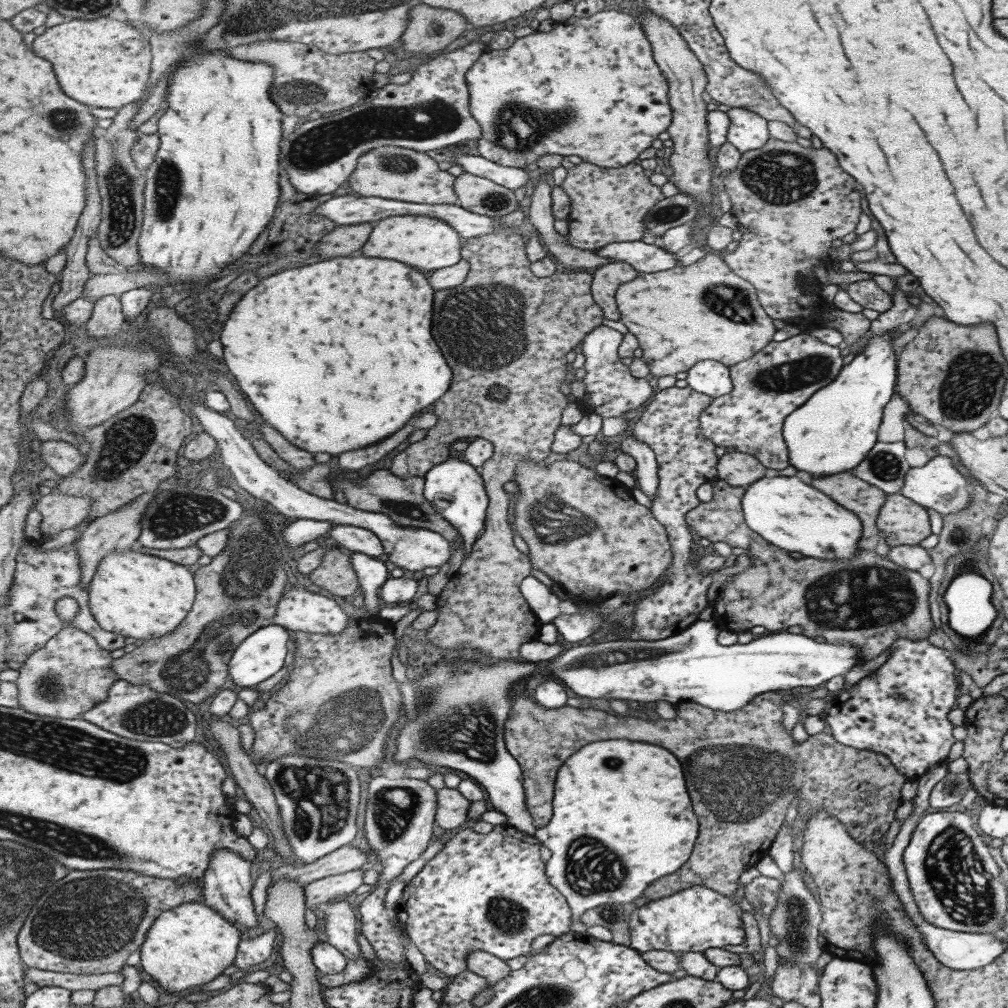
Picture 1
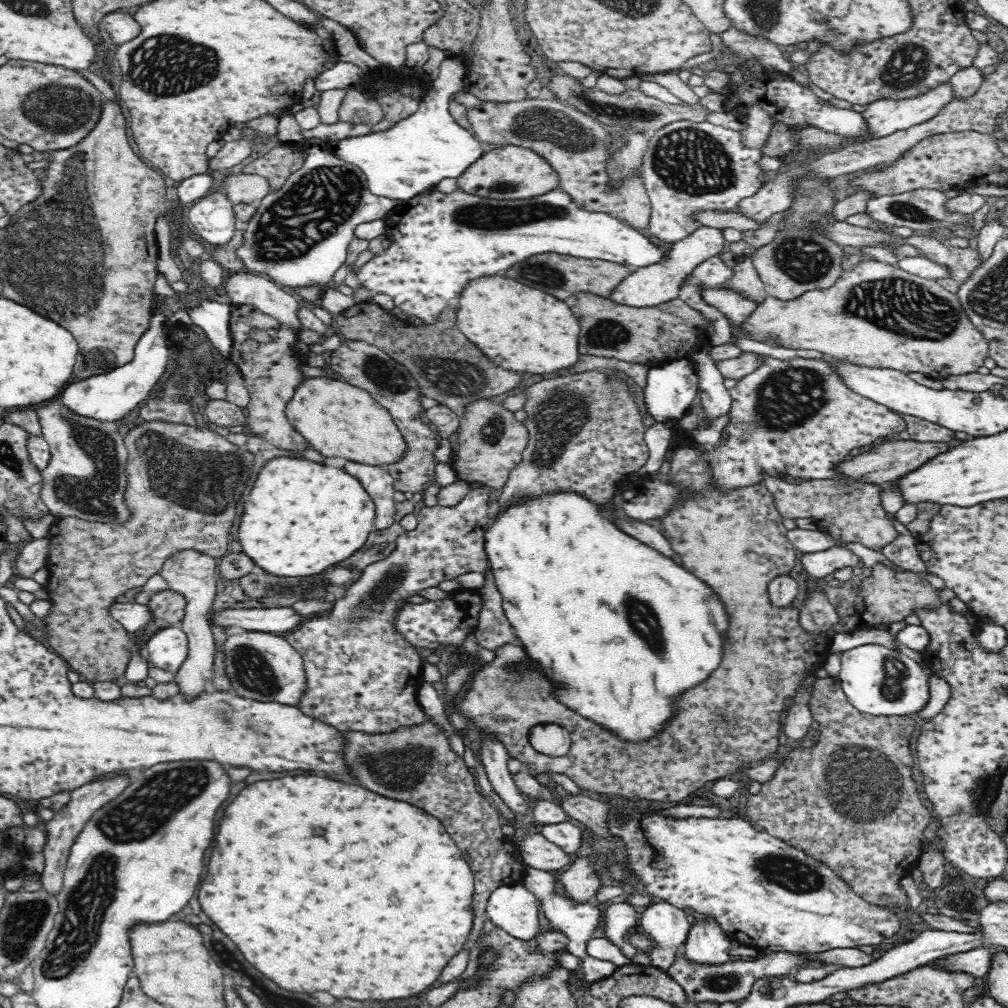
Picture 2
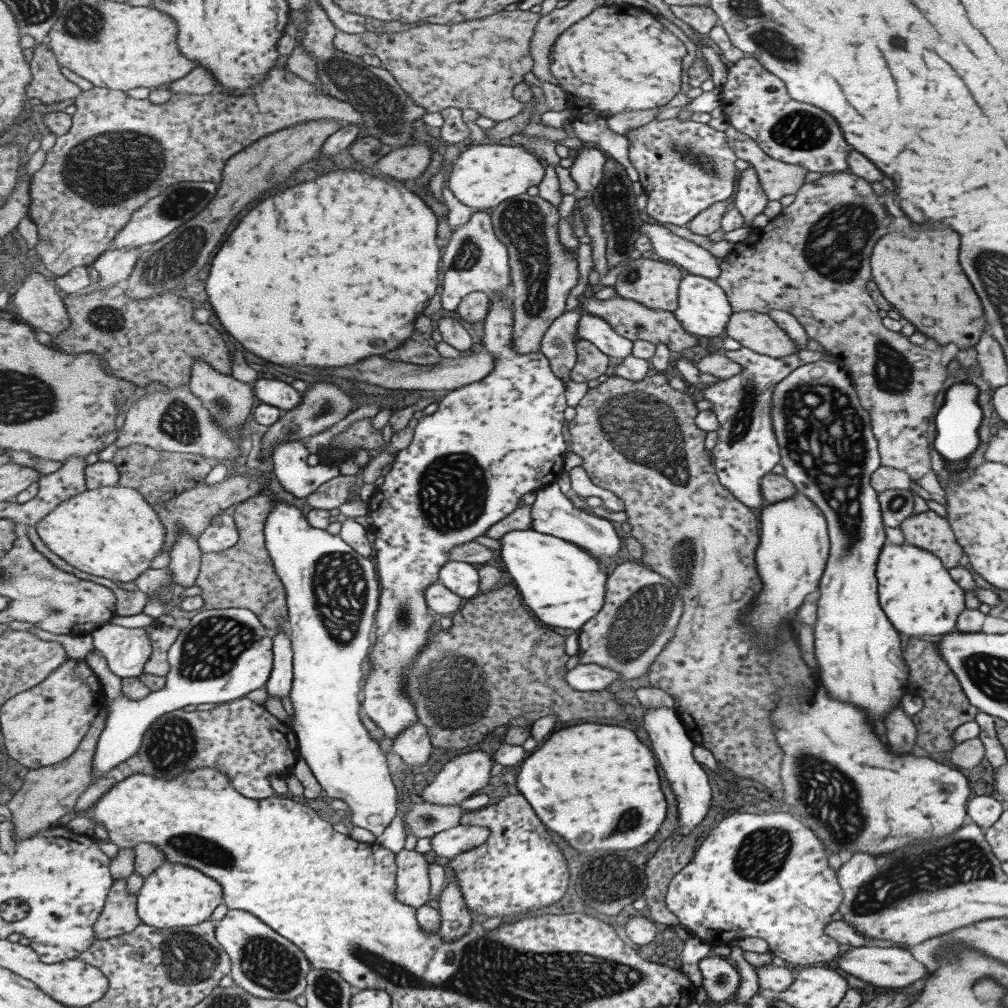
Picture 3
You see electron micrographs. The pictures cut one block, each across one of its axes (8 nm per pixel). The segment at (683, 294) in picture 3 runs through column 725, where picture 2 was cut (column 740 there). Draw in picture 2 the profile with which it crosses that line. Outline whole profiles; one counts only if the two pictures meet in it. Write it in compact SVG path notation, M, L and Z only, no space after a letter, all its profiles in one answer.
M710 288L710 290L702 290L700 294L706 302L708 308L716 308L720 310L734 326L734 330L738 330L738 326L754 312L754 308L758 304L744 300L740 294L732 292L732 290L718 290L718 288Z

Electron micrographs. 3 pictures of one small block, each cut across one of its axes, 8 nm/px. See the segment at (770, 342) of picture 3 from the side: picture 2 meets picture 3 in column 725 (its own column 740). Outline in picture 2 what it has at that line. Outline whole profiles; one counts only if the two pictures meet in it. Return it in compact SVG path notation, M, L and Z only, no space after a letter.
M866 260L858 264L854 270L842 272L840 280L836 280L832 288L806 292L790 302L768 296L738 326L738 330L734 330L734 334L736 338L738 336L748 338L772 348L818 350L828 358L858 368L890 368L904 374L922 372L928 378L934 376L940 380L944 380L950 374L978 372L978 368L982 368L984 360L990 356L986 340L970 324L956 294L950 294L934 280L926 280L922 276L902 270L900 266L888 266L878 260Z

